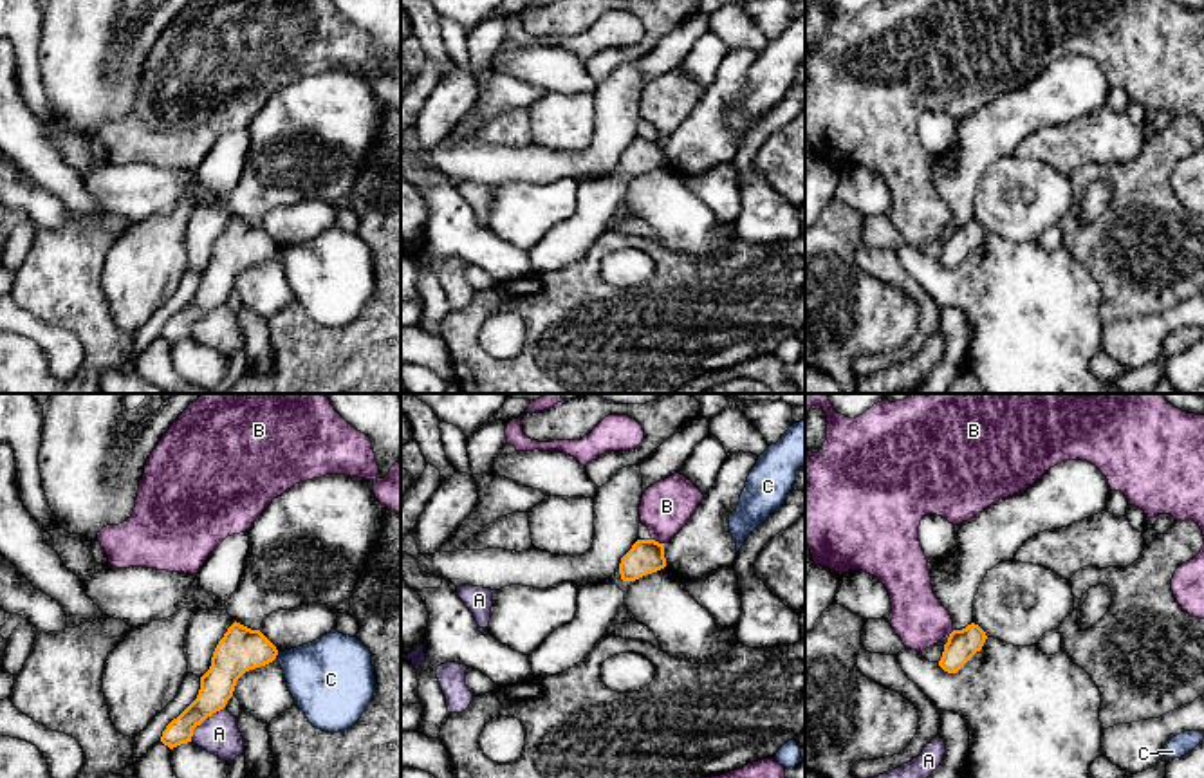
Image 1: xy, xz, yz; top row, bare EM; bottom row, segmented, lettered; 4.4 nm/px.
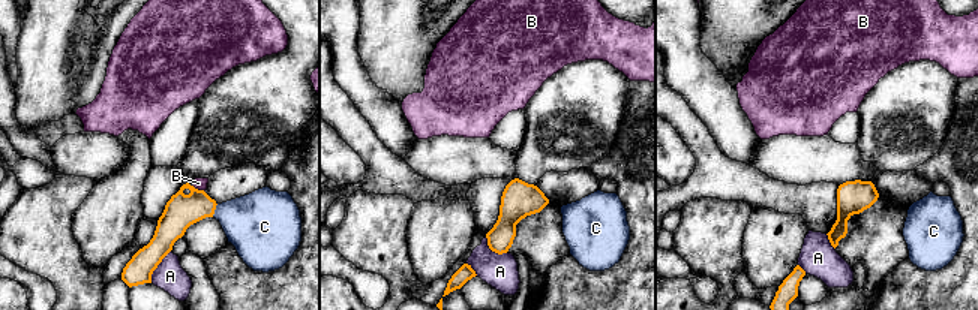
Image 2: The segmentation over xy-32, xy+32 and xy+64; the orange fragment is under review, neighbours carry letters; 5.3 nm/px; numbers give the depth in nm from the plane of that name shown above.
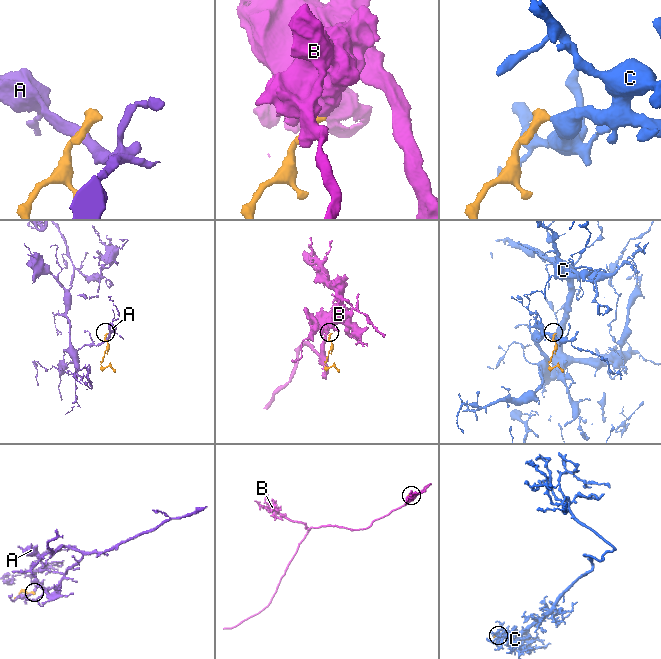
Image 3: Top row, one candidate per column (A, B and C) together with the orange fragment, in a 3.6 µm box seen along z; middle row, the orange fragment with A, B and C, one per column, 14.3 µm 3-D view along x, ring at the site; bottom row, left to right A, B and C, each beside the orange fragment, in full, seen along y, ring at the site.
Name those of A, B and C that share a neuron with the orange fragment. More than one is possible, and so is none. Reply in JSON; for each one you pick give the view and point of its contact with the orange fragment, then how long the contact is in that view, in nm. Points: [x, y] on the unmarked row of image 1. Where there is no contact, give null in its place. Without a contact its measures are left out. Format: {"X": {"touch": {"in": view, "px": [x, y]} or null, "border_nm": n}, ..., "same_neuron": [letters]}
{"C": {"touch": {"in": "xy", "px": [277, 250]}, "border_nm": 30}, "same_neuron": ["C"]}

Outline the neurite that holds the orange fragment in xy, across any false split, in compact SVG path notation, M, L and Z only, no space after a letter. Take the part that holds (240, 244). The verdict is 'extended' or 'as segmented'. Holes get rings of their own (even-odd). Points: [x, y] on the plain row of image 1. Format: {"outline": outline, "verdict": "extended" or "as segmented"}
{"outline": "M233 218L218 236L197 294L162 327L170 345L191 338L193 325L226 303L236 276L249 265L278 256L294 300L309 318L329 329L352 323L375 287L370 245L338 226L285 247L260 227Z", "verdict": "extended"}

